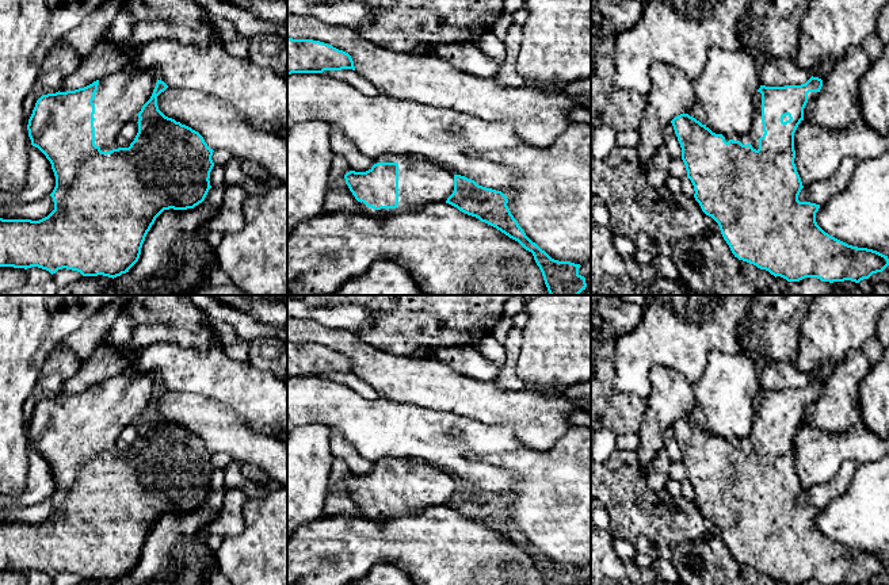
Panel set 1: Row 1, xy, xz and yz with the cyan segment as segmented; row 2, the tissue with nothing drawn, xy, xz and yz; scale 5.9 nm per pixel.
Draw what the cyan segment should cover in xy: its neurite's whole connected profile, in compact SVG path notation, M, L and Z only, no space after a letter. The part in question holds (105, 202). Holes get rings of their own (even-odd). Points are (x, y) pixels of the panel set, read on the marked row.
M123 68L84 88L37 100L27 130L31 145L51 164L54 210L39 221L0 218L0 267L38 267L51 275L66 268L114 279L138 261L145 237L164 210L194 209L205 200L214 150L198 131L159 110L157 96L167 88L156 70ZM136 115L138 133L129 148L119 148L117 135Z

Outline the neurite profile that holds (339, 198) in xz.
M333 154L329 171L329 187L325 198L324 213L333 211L362 211L360 202L355 199L348 186L346 184L344 175L352 171L348 161L340 156Z

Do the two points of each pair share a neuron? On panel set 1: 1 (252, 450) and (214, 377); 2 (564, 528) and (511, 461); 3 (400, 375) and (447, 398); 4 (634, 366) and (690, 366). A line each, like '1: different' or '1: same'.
1: different
2: same
3: same
4: same

